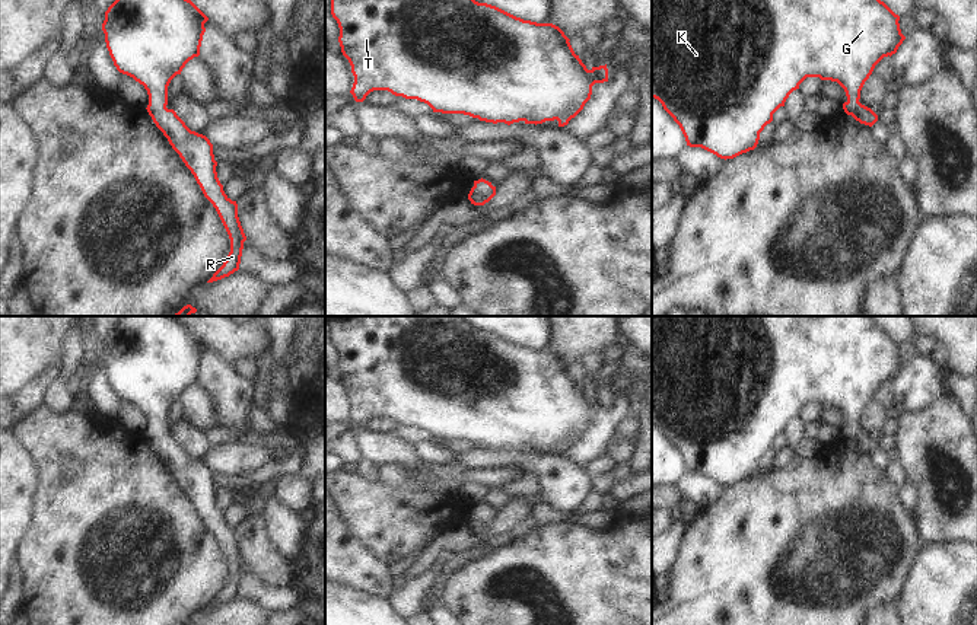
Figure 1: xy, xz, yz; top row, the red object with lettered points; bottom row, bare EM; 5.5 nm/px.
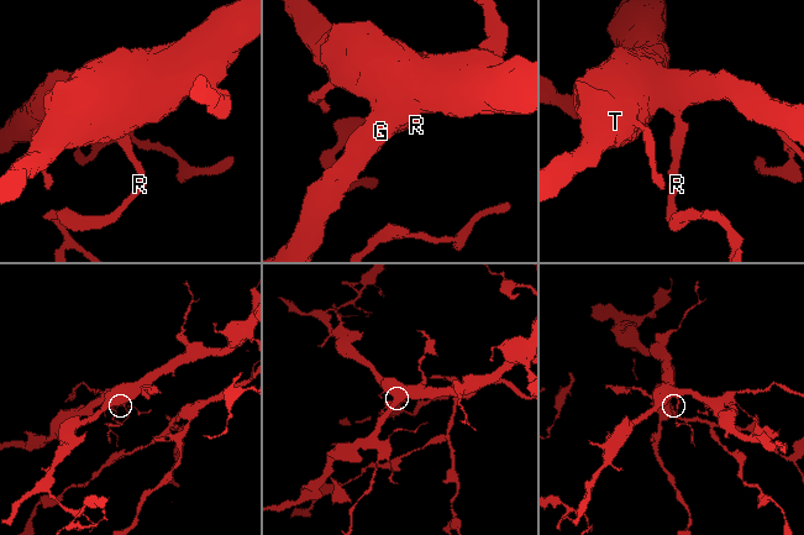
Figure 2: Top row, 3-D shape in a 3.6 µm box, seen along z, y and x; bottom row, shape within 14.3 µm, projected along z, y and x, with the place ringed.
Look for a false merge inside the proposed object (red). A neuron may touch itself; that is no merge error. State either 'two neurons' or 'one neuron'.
one neuron

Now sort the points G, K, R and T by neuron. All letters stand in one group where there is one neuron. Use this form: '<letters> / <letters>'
G K R T

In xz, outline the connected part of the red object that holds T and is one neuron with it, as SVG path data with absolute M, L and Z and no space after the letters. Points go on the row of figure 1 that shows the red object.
M331 0L331 15L340 28L338 42L343 55L351 66L354 83L350 90L356 102L363 102L373 90L388 90L395 96L417 99L427 103L433 112L464 114L486 122L505 122L507 125L523 121L525 124L542 124L545 121L558 121L558 127L569 124L591 99L595 83L608 82L608 68L605 66L591 70L575 54L570 39L553 23L537 23L516 17L496 6L478 3L475 0Z

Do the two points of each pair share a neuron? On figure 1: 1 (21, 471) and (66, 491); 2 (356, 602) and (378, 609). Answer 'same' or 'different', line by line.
1: different
2: same

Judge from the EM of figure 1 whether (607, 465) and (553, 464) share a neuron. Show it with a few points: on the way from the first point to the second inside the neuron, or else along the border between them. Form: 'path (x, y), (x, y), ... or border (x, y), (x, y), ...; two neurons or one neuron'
border (585, 466), (592, 477); two neurons

